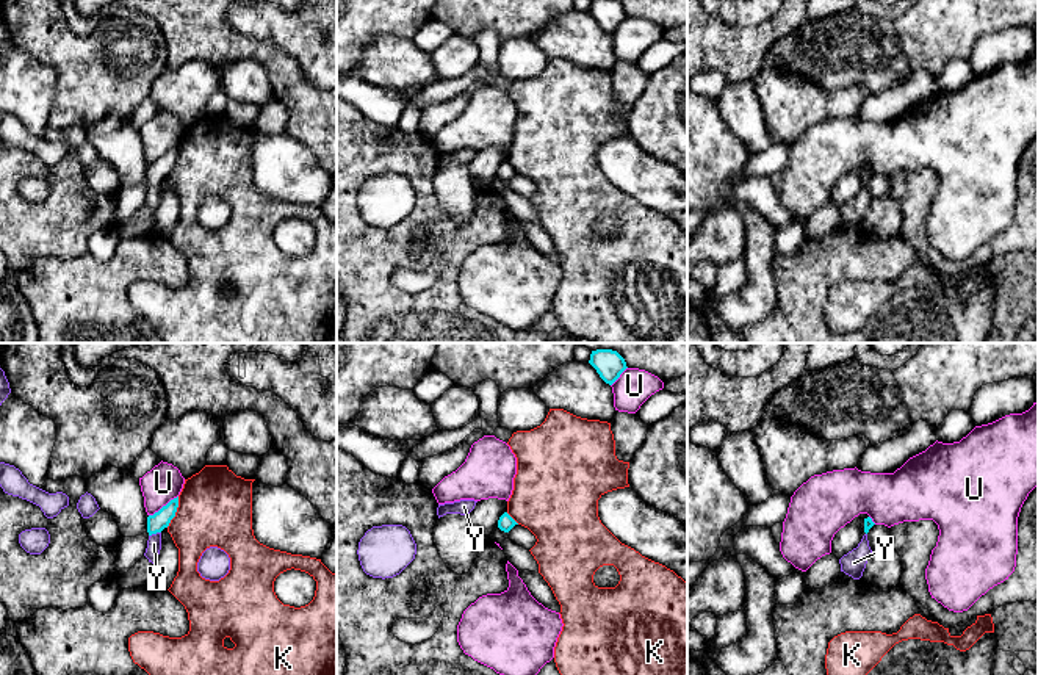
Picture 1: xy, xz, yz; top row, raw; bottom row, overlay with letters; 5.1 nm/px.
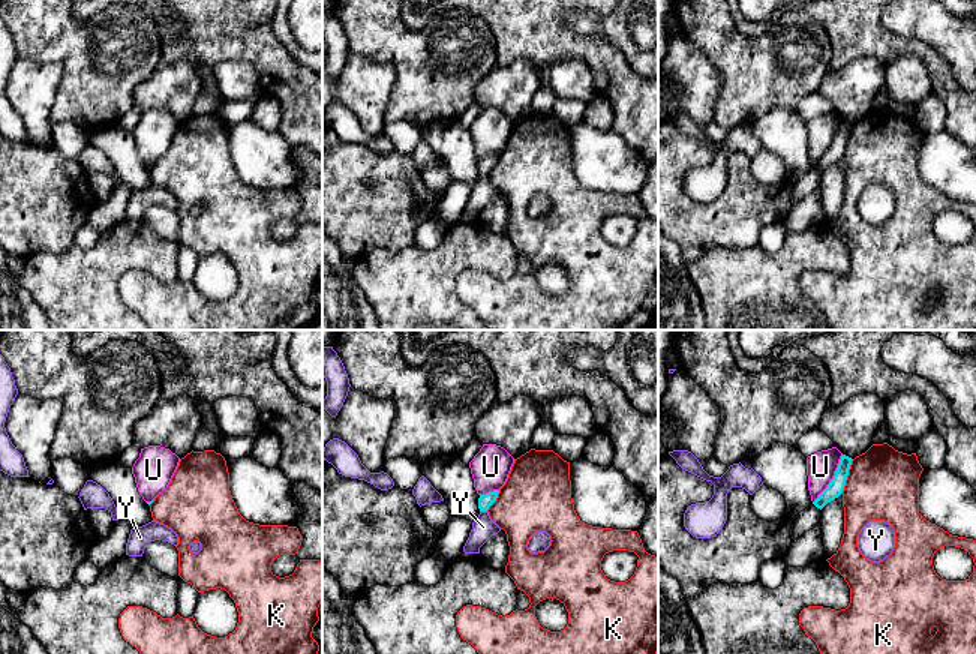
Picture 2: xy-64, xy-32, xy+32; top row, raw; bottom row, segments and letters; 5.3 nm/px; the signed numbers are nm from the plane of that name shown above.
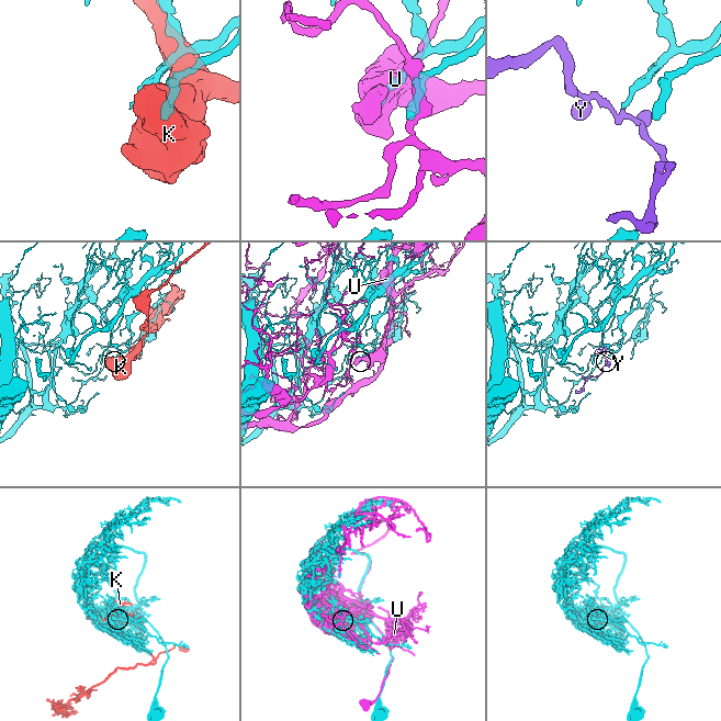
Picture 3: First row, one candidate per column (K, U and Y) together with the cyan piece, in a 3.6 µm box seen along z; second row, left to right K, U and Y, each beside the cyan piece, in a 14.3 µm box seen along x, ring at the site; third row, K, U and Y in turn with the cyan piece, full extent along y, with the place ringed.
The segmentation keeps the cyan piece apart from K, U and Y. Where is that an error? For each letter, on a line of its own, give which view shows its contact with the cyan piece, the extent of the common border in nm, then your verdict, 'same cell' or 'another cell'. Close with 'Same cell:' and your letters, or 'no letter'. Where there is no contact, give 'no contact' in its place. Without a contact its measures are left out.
K: xy | 170 nm | another cell
U: xy | 190 nm | another cell
Y: xy | 70 nm | same cell
Same cell: Y

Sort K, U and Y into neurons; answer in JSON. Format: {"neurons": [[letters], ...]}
{"neurons": [["K"], ["U"], ["Y"]]}

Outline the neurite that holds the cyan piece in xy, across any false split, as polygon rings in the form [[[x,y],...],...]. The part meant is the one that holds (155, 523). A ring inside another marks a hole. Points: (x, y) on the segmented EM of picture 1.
[[[178,496],[171,500],[153,515],[147,517],[149,540],[144,556],[152,564],[155,564],[161,550],[161,531],[169,526],[171,520],[175,517],[177,507],[178,507]]]

